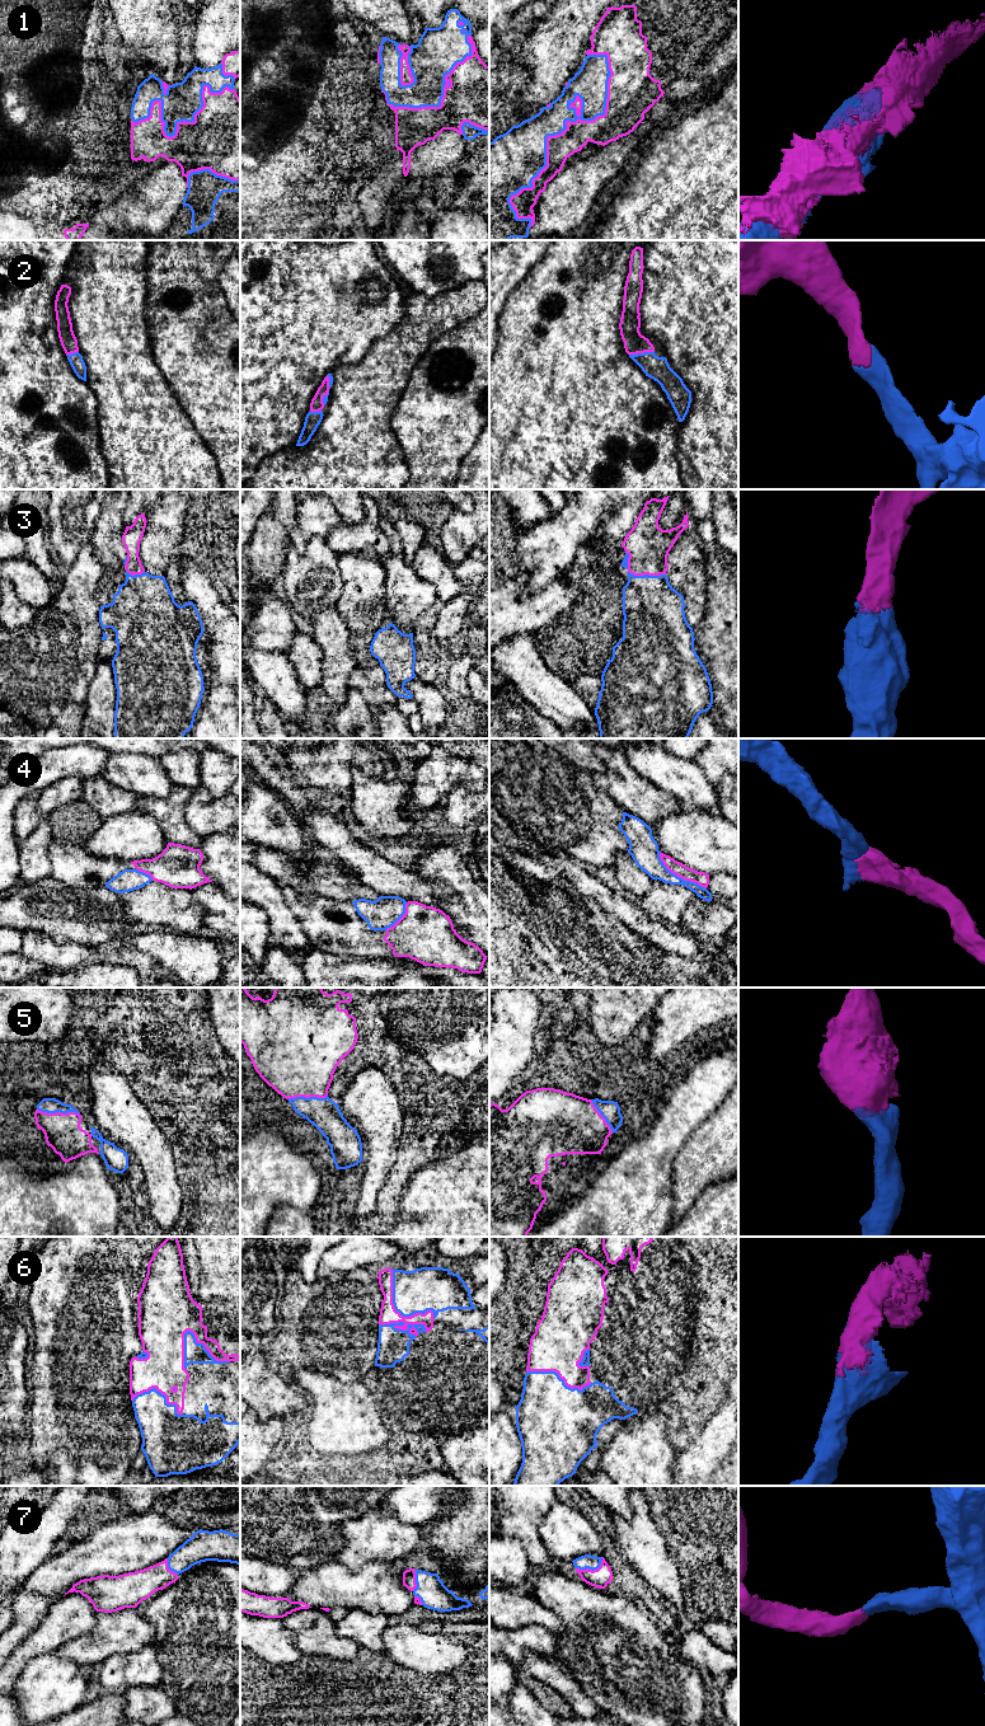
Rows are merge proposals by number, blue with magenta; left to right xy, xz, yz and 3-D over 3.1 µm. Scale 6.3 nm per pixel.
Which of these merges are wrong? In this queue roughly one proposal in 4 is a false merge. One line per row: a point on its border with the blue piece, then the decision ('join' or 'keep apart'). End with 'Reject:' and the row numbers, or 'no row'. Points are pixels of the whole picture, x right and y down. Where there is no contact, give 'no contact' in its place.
1: yz (553, 135) | join
2: yz (641, 353) | join
3: yz (647, 575) | join
4: yz (679, 877) | keep apart
5: xy (59, 1111) | join
6: xz (404, 1331) | join
7: yz (591, 1569) | join
Reject: 4

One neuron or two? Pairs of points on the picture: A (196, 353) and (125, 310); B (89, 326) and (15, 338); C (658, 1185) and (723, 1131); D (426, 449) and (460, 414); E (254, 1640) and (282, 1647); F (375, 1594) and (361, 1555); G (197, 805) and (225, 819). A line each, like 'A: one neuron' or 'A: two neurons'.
A: two neurons
B: two neurons
C: two neurons
D: one neuron
E: one neuron
F: two neurons
G: one neuron

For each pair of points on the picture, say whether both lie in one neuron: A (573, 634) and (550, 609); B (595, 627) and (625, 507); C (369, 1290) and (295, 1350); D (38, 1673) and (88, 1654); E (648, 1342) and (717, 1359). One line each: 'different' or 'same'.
A: different
B: different
C: same
D: different
E: same

